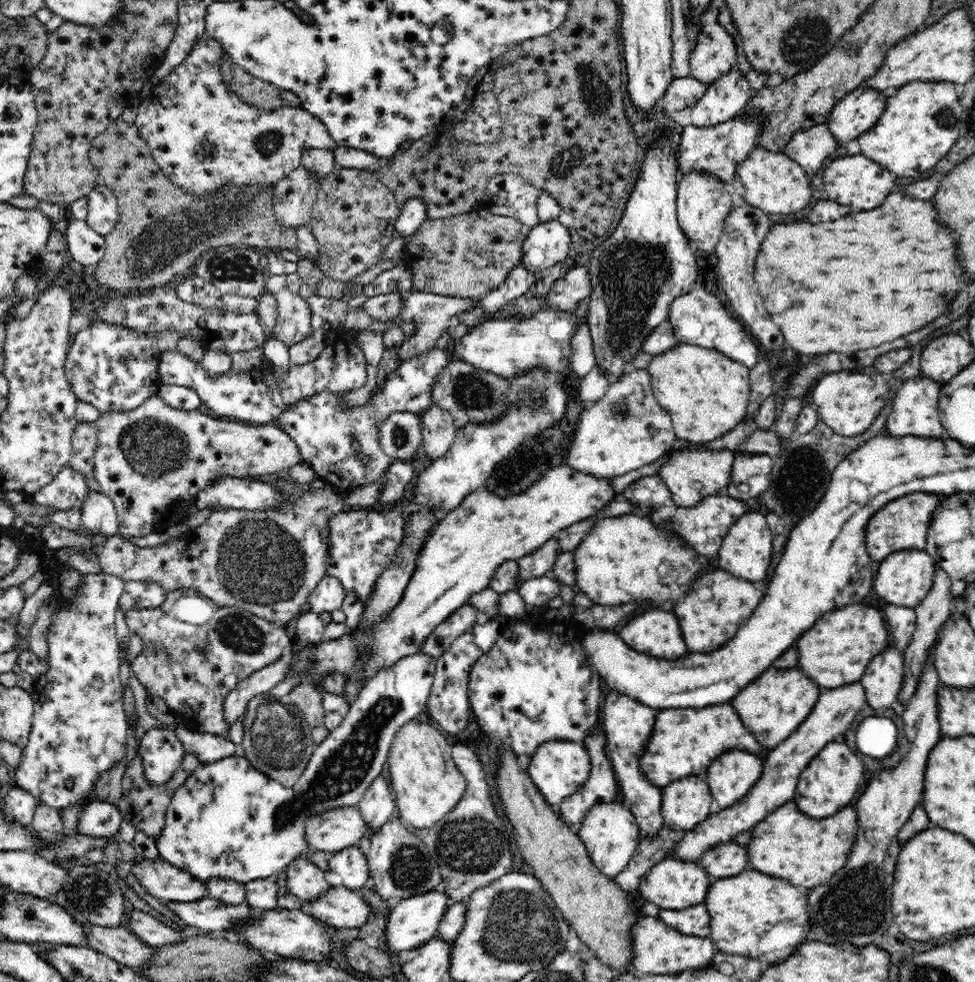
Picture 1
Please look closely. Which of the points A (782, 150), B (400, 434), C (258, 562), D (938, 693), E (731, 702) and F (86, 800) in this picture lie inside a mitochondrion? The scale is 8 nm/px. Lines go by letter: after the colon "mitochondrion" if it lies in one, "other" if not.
A: other
B: mitochondrion
C: mitochondrion
D: other
E: other
F: other

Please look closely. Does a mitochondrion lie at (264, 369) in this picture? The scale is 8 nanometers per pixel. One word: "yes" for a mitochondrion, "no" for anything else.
no

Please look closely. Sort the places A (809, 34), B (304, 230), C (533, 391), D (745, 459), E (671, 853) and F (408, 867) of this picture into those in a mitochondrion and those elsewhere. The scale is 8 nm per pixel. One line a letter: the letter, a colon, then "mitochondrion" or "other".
A: mitochondrion
B: other
C: mitochondrion
D: other
E: other
F: mitochondrion

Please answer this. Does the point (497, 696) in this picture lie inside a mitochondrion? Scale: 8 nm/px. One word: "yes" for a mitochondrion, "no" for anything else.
no

